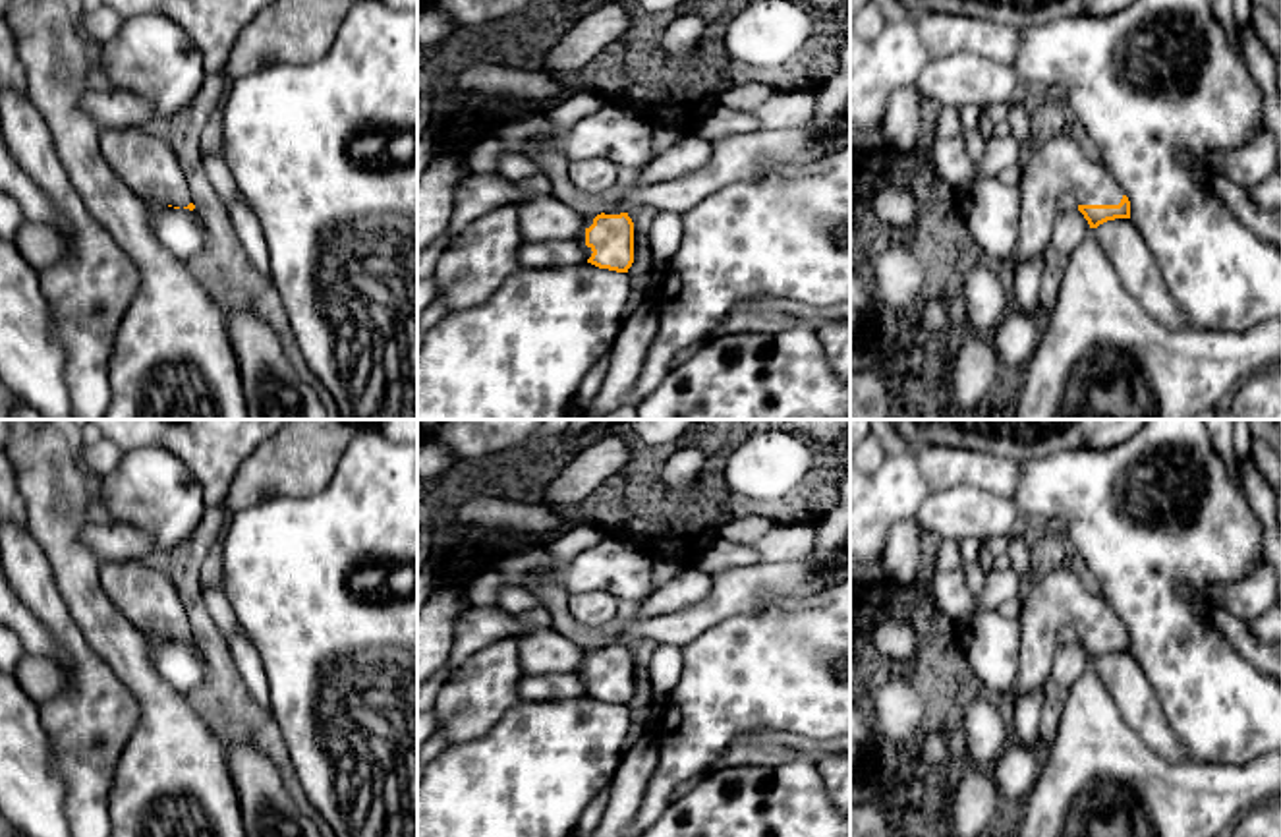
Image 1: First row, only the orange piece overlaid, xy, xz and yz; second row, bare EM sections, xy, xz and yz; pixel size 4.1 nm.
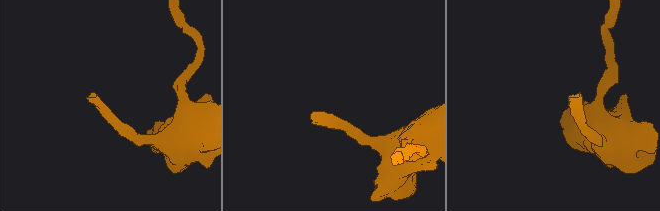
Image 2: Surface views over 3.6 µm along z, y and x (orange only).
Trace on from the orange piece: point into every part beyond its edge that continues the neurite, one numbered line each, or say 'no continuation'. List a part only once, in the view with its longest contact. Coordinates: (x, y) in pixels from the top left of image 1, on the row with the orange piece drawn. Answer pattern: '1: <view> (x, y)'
1: yz (1059, 165)

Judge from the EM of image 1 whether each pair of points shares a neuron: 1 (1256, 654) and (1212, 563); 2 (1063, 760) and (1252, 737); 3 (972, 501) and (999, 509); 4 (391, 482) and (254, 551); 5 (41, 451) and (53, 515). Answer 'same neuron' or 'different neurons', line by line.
1: different neurons
2: different neurons
3: same neuron
4: same neuron
5: same neuron

